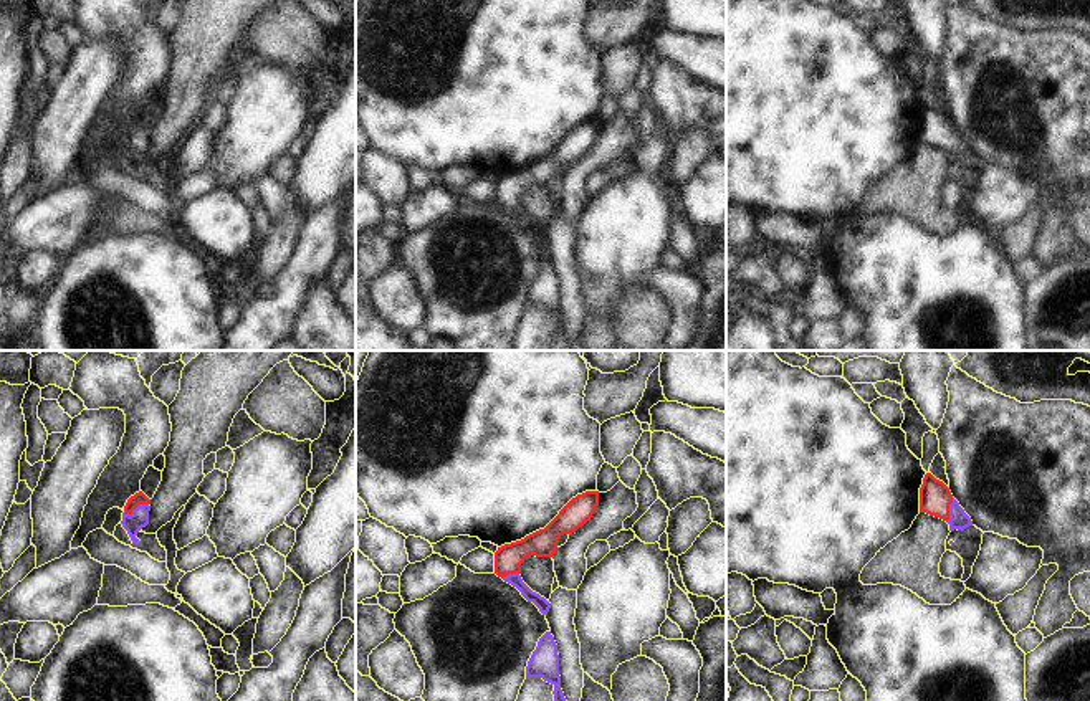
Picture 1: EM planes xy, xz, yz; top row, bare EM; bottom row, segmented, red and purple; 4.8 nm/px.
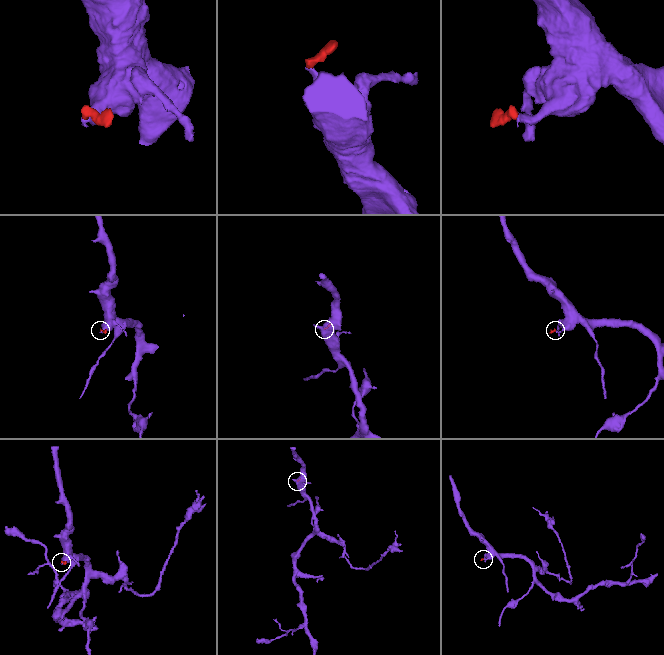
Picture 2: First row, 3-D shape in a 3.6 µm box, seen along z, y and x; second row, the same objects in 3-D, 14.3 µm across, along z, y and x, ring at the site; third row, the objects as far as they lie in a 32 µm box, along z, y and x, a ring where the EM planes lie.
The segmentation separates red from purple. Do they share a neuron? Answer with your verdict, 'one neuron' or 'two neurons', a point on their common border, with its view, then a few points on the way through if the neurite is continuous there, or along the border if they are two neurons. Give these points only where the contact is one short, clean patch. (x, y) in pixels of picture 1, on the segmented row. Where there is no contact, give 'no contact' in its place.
one neuron | xy (136, 506) | across xy (139, 498), (136, 506), (139, 518)

